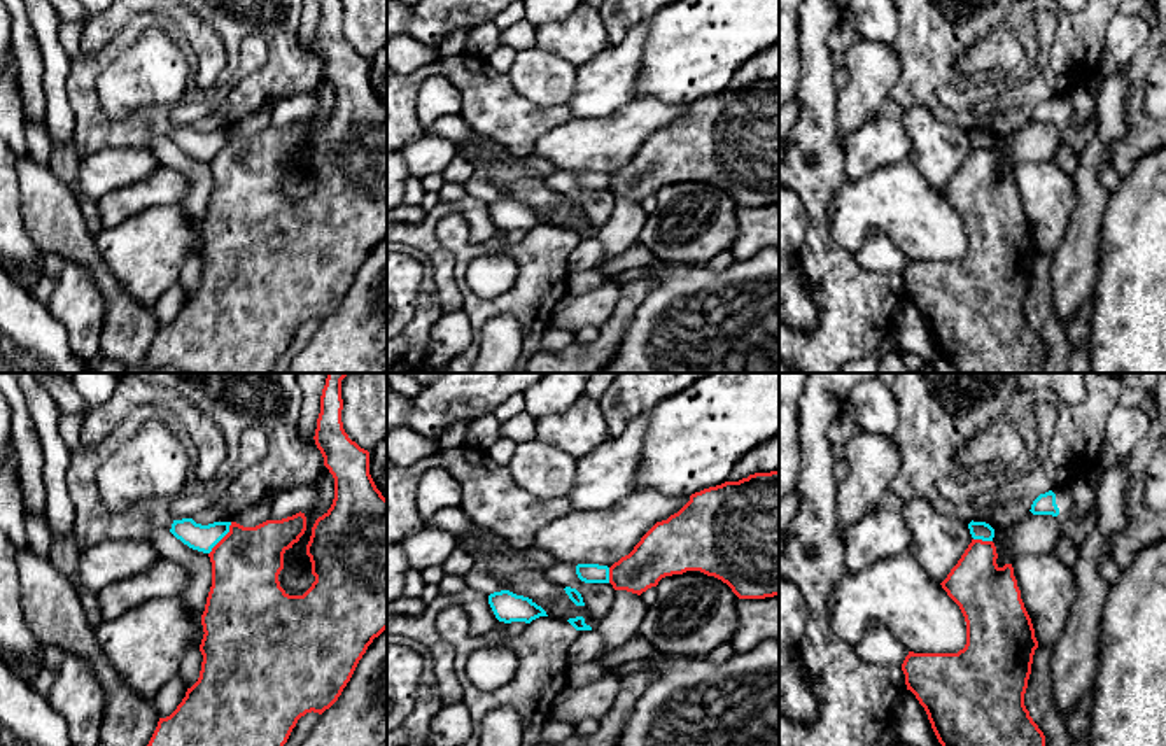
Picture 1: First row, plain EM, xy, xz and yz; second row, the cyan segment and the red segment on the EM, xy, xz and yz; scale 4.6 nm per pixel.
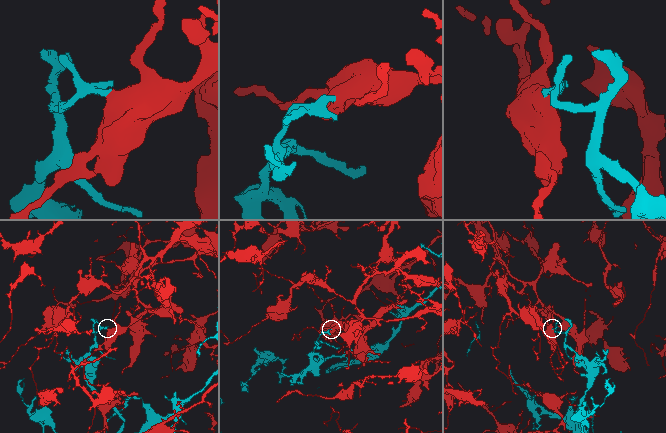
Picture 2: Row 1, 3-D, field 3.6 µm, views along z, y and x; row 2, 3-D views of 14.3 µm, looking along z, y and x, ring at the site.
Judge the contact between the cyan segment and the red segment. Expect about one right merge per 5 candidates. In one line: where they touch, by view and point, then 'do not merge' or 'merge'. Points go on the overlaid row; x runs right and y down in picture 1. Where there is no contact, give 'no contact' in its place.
contact xy (223, 536); do not merge

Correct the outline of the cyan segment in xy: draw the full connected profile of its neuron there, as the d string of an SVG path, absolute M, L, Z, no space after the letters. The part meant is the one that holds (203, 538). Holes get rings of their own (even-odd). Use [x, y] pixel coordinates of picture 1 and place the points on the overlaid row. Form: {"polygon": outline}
{"polygon": "M193 518L173 520L170 532L193 550L210 553L229 532L231 522L196 524Z"}

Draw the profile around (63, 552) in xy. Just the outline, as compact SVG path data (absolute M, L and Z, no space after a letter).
M75 529L53 539L49 557L54 567L74 583L86 620L91 629L96 629L103 622L96 594L77 583L79 548L75 543Z

